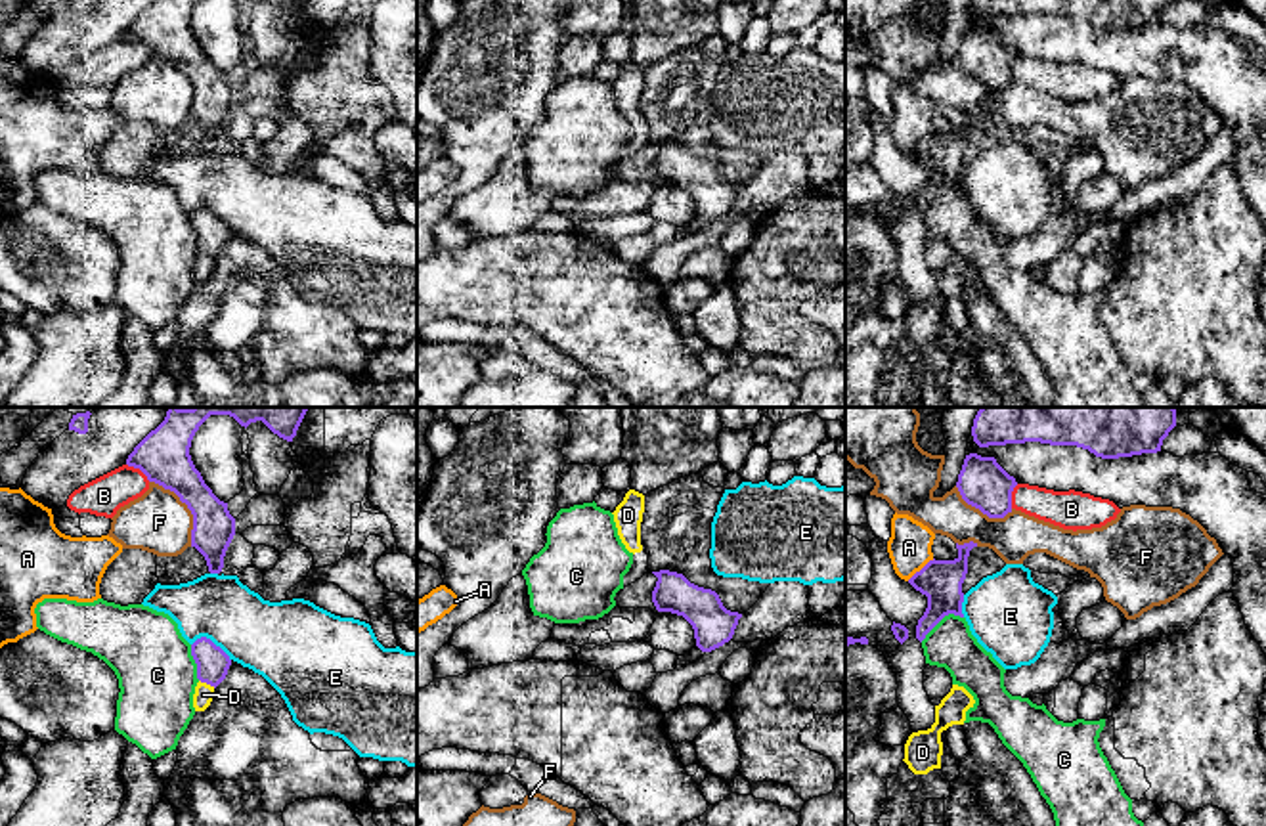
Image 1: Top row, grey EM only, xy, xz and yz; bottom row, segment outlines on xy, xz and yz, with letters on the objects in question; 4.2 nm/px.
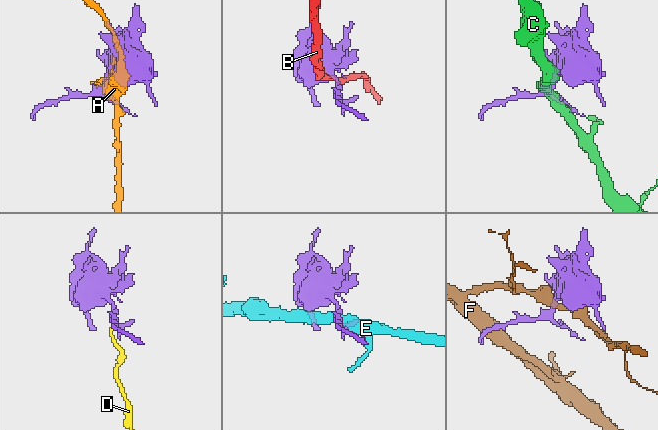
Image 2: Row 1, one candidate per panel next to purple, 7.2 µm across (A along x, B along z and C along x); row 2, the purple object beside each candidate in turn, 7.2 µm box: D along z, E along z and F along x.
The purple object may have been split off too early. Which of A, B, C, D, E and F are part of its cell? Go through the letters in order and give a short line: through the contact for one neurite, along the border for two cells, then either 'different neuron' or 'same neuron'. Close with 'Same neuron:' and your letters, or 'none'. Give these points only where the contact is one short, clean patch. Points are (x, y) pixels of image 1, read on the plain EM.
A: different neuron
B: different neuron
C: yz (962, 188), (945, 188), (920, 213) | different neuron
D: xy (199, 251), (215, 259) | different neuron
E: different neuron
F: different neuron
Same neuron: none

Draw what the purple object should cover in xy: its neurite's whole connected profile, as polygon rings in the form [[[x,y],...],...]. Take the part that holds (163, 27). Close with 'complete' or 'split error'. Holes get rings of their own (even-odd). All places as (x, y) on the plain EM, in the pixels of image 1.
[[[155,0],[134,19],[126,36],[140,40],[149,54],[174,63],[187,76],[193,86],[191,119],[205,128],[210,145],[220,145],[235,107],[235,90],[191,33],[189,19],[197,2]]]; complete

